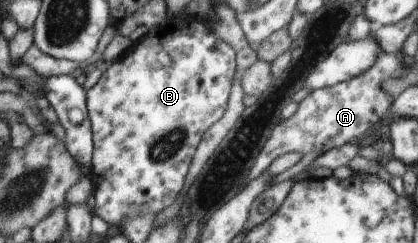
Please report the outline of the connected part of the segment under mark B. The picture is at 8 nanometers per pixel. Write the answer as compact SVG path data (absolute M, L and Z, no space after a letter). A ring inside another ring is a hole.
M168 17L160 27L149 30L147 35L136 45L133 45L116 61L112 62L108 69L102 73L98 82L88 91L85 91L86 109L90 118L94 148L91 161L91 179L94 185L95 202L92 211L106 223L109 223L109 227L120 226L123 220L130 217L138 217L138 215L144 215L144 213L157 214L162 209L170 207L176 201L176 197L178 197L178 193L180 193L180 189L186 181L188 165L192 161L192 155L194 155L198 143L202 141L202 135L224 115L226 105L228 105L232 79L234 79L234 73L236 73L236 51L228 43L224 43L222 39L218 39L214 35L216 29L216 27L208 29L206 21L199 17L190 19Z

